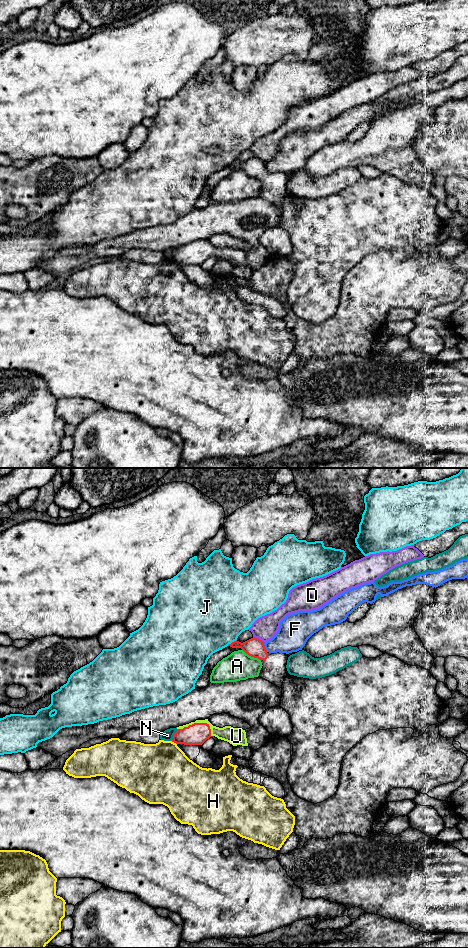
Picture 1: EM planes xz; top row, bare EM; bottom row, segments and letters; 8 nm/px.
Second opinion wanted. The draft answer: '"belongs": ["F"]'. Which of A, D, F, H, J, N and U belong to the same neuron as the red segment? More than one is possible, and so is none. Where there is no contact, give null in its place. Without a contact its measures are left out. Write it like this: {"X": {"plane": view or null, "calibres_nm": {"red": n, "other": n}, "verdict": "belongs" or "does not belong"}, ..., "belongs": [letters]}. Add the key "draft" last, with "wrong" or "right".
{"A": {"plane": "xz", "calibres_nm": {"red": 160, "other": 220}, "verdict": "does not belong"}, "D": {"plane": "xz", "calibres_nm": {"red": 160, "other": 190}, "verdict": "does not belong"}, "F": {"plane": "xz", "calibres_nm": {"red": 160, "other": 240}, "verdict": "does not belong"}, "H": {"plane": "xz", "calibres_nm": {"red": 180, "other": 440}, "verdict": "does not belong"}, "J": {"plane": "xz", "calibres_nm": {"red": 160, "other": 500}, "verdict": "does not belong"}, "N": {"plane": "xz", "calibres_nm": {"red": 180, "other": 90}, "verdict": "does not belong"}, "U": {"plane": "xz", "calibres_nm": {"red": 180, "other": 120}, "verdict": "belongs"}, "belongs": ["U"], "draft": "wrong"}

